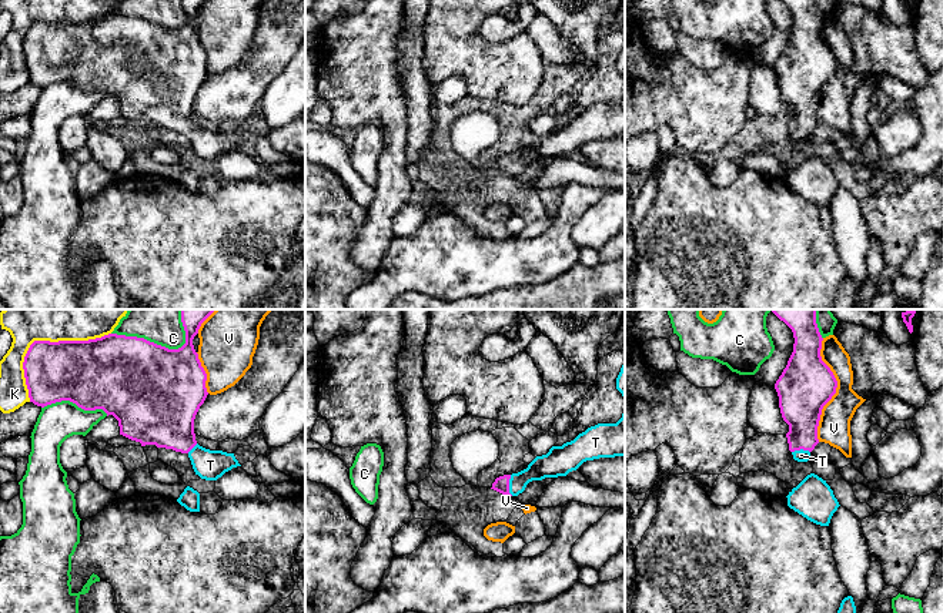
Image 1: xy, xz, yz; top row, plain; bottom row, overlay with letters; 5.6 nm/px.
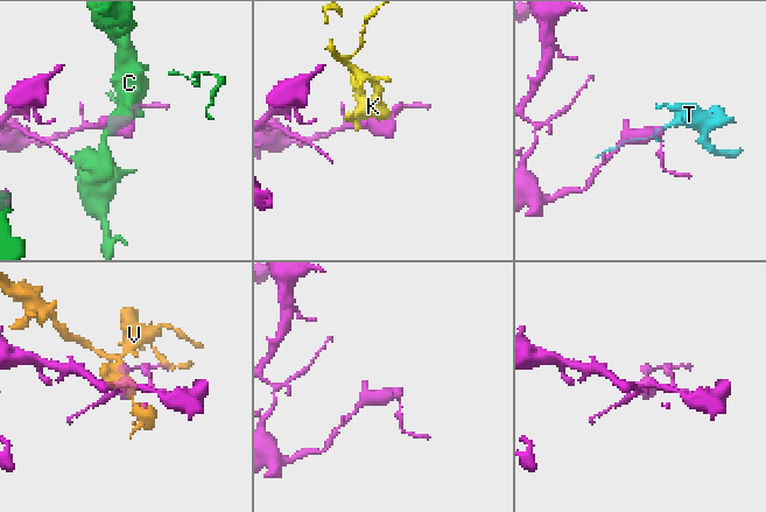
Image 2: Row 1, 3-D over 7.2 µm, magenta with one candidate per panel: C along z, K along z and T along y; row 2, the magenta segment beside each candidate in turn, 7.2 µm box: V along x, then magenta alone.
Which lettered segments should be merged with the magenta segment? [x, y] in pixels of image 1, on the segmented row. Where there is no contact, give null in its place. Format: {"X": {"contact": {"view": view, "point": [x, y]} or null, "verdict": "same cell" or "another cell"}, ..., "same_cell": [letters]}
{"C": {"contact": {"view": "xy", "point": [149, 341]}, "verdict": "another cell"}, "K": {"contact": {"view": "xy", "point": [42, 341]}, "verdict": "another cell"}, "T": {"contact": {"view": "xz", "point": [508, 485]}, "verdict": "same cell"}, "V": {"contact": {"view": "yz", "point": [835, 389]}, "verdict": "another cell"}, "same_cell": ["T"]}

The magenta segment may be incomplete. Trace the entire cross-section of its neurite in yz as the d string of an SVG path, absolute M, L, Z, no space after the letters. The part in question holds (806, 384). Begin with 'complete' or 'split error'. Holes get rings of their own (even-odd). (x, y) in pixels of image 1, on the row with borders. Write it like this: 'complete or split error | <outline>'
split error | M770 309L793 332L793 352L786 368L775 383L783 421L789 425L786 433L789 450L797 462L810 460L810 452L819 443L817 426L823 406L836 393L837 381L822 361L822 335L816 324L816 309Z

